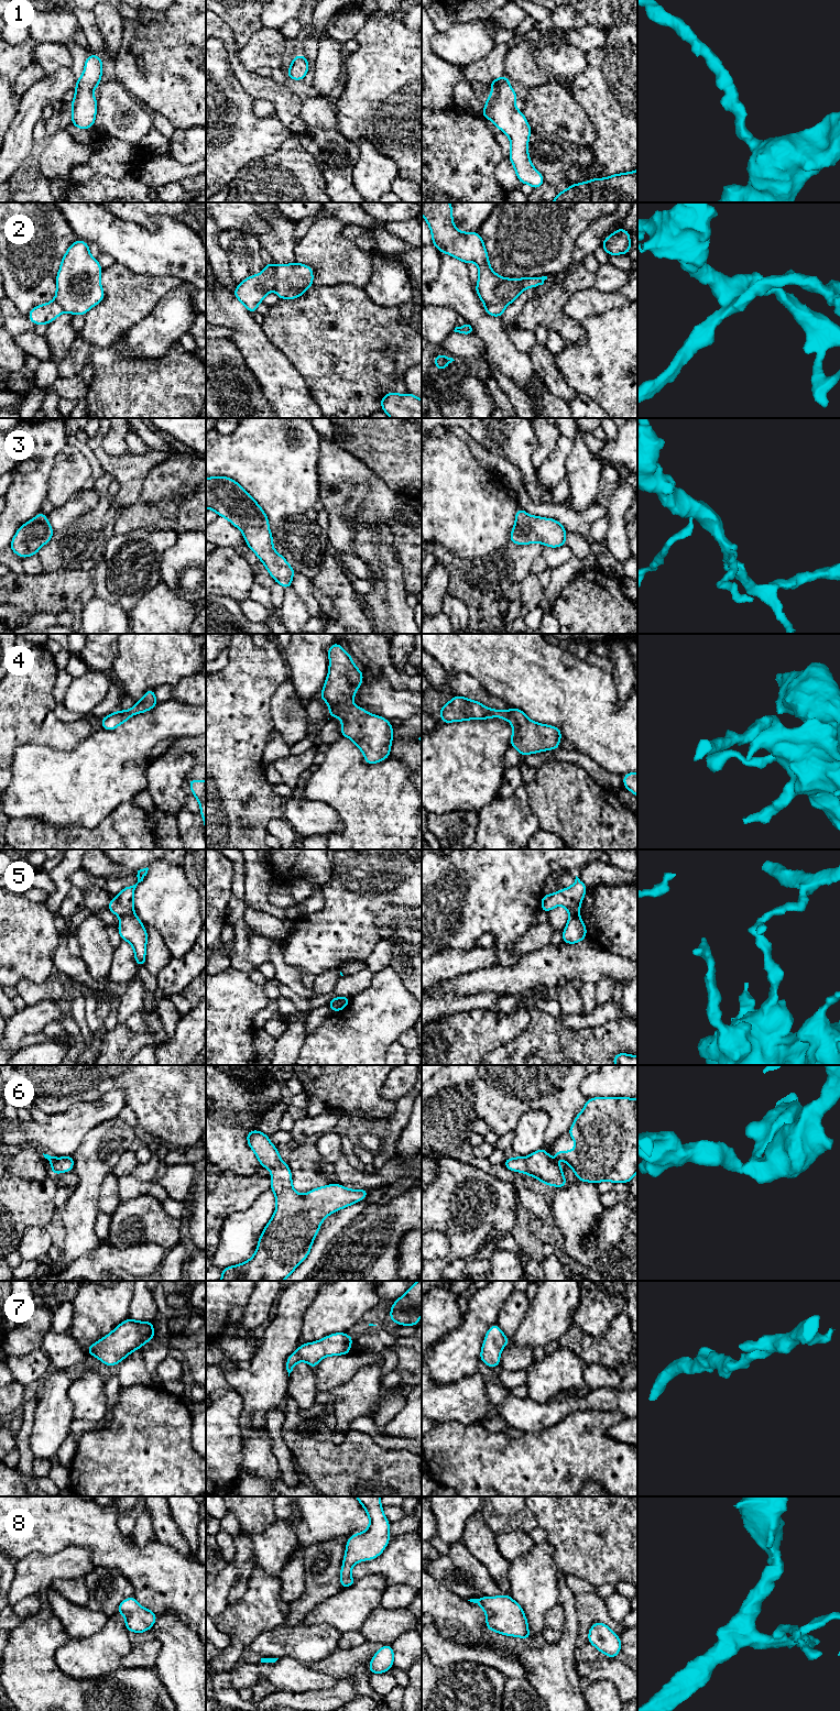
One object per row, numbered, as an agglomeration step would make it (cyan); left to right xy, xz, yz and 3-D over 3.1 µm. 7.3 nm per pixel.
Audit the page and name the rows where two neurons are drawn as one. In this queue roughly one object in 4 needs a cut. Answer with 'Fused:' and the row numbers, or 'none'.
Fused: 2, 5

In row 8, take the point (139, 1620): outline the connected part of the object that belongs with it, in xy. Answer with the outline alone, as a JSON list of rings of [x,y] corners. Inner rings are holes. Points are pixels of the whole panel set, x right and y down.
[[[133,1595],[119,1604],[117,1613],[121,1613],[126,1616],[124,1623],[127,1630],[134,1633],[146,1632],[153,1626],[157,1617],[151,1610],[139,1605]]]

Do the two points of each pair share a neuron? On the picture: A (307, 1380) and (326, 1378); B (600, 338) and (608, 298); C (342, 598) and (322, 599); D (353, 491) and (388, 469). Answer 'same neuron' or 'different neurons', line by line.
A: different neurons
B: different neurons
C: different neurons
D: different neurons

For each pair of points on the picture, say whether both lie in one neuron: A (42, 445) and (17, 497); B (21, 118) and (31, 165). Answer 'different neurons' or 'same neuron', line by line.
A: same neuron
B: different neurons

